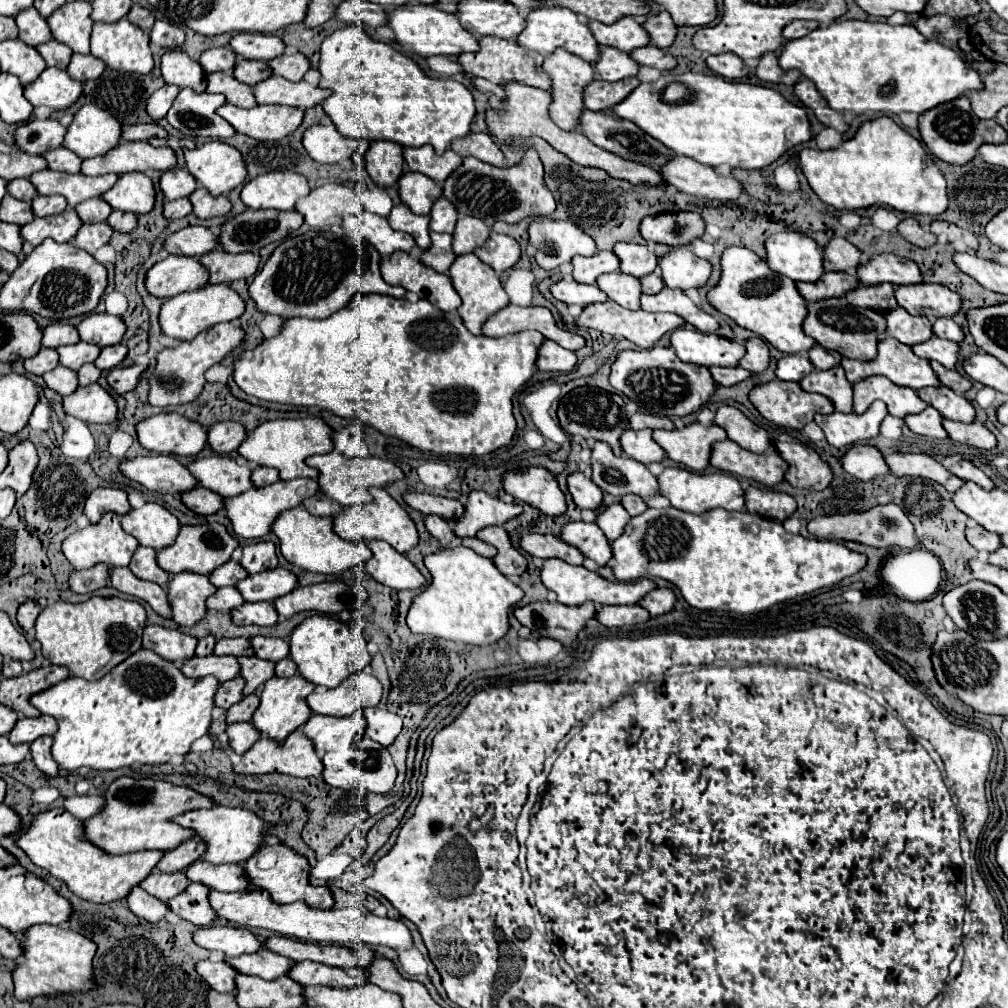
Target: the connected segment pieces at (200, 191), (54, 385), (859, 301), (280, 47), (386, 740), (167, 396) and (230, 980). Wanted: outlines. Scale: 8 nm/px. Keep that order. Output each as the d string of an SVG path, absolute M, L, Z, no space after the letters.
M198 186L192 194L190 194L190 202L194 206L194 214L198 218L214 218L214 216L224 216L230 212L230 200L226 196L216 196L212 198L208 194L208 190L204 190L202 186Z
M56 366L54 370L42 374L44 382L48 388L52 388L54 392L58 392L60 396L68 396L70 392L76 390L78 386L78 378L76 378L76 372L74 370L68 370L64 366Z
M888 282L878 284L878 286L860 286L854 292L850 292L846 300L852 306L864 306L878 312L888 312L890 308L898 306L894 298L894 288Z
M240 32L232 36L230 48L236 56L242 56L246 60L272 60L284 52L284 44L274 34L252 34L252 32Z
M366 708L364 712L368 718L366 736L388 748L402 730L400 716L394 716L390 710L382 710L382 708Z
M222 322L214 326L214 332L218 334L212 342L206 340L206 332L200 332L194 340L180 342L174 348L164 348L156 356L156 368L152 376L148 378L148 404L152 406L174 406L174 404L188 404L194 402L202 388L204 388L204 372L218 364L228 352L232 352L244 338L244 330L240 326L234 326L232 322Z
M202 960L196 964L196 972L208 982L210 988L214 988L216 992L234 992L236 984L234 984L234 976L236 970L232 970L224 960L220 962L210 962L210 960Z

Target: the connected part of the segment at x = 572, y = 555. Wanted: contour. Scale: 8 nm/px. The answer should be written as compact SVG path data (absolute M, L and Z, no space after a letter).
M524 534L520 538L520 546L536 558L560 558L574 566L580 566L584 560L584 554L578 548L568 546L562 540L558 540L558 536L550 534Z

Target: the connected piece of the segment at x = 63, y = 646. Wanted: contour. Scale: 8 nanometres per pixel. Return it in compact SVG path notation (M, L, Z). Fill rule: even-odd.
M90 598L82 604L56 602L40 612L34 628L36 640L42 644L44 658L52 664L66 666L72 676L100 680L116 668L116 664L142 648L146 610L140 602L120 598Z

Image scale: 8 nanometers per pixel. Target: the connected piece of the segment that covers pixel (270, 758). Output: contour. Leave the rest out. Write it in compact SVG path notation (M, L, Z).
M300 730L292 732L288 736L288 740L284 744L270 740L266 736L262 736L262 740L258 740L244 756L242 762L238 766L234 766L234 770L238 774L288 774L288 776L298 776L298 778L320 778L322 776L322 760L318 758L318 754L314 752L314 744L312 740L308 740Z

